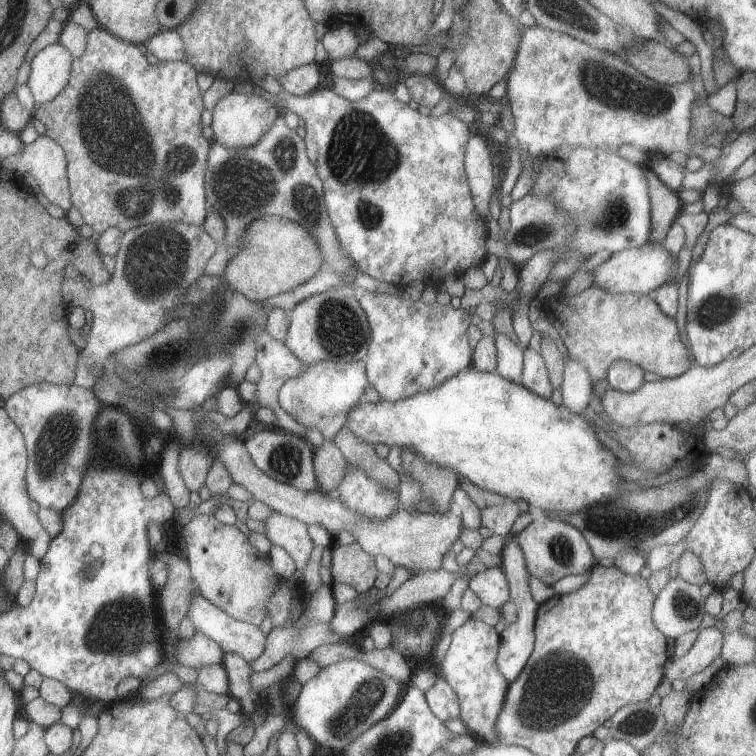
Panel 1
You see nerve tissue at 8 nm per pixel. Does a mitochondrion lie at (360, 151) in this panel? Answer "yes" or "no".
yes

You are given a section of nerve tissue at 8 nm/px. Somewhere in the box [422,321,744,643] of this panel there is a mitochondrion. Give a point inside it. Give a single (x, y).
(610, 525)

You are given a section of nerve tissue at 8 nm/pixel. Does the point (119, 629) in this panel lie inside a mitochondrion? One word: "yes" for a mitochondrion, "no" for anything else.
yes

